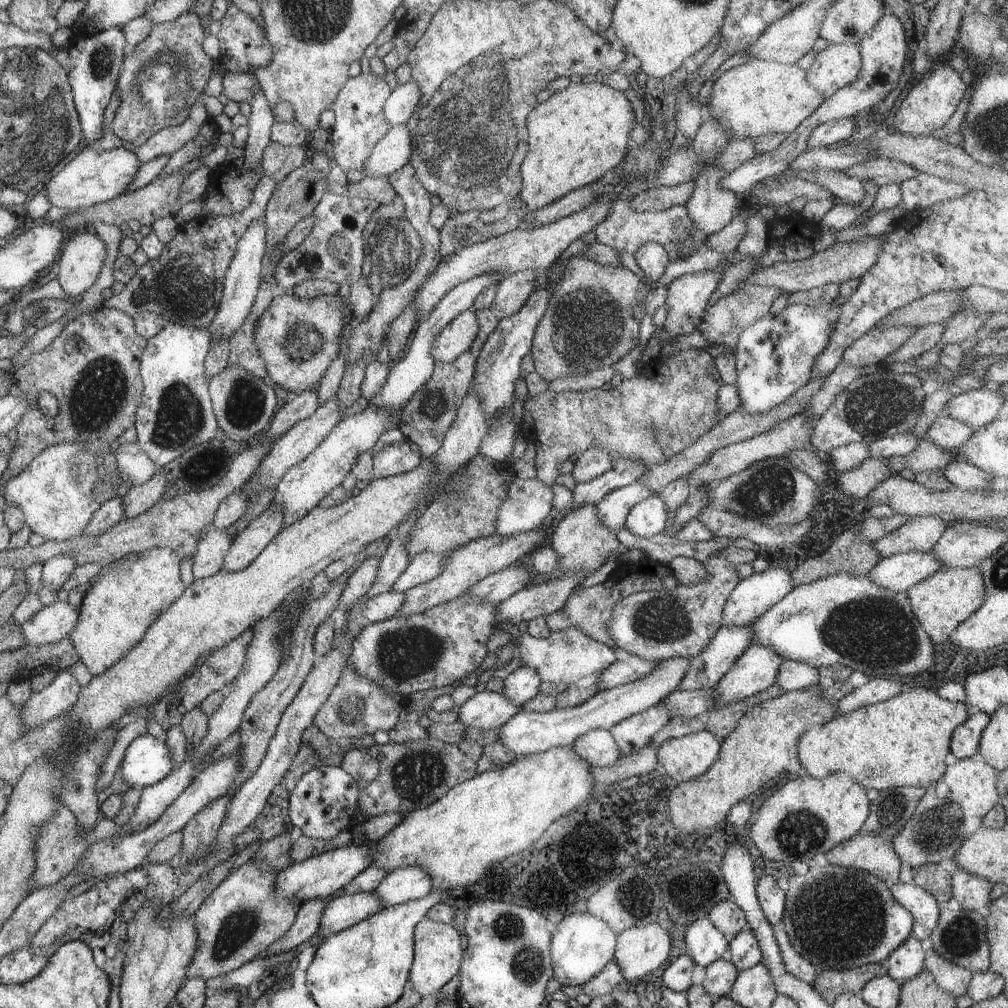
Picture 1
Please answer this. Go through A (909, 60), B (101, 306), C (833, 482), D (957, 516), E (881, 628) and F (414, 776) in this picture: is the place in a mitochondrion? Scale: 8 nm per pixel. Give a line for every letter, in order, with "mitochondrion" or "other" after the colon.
A: other
B: other
C: other
D: other
E: mitochondrion
F: mitochondrion

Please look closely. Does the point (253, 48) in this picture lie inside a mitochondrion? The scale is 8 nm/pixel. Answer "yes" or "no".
no

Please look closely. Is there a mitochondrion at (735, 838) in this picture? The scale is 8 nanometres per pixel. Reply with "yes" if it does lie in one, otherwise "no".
no

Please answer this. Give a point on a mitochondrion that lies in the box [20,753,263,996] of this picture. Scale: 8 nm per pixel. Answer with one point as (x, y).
(54, 841)

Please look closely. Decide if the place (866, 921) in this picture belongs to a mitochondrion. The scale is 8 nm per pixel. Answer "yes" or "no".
yes

